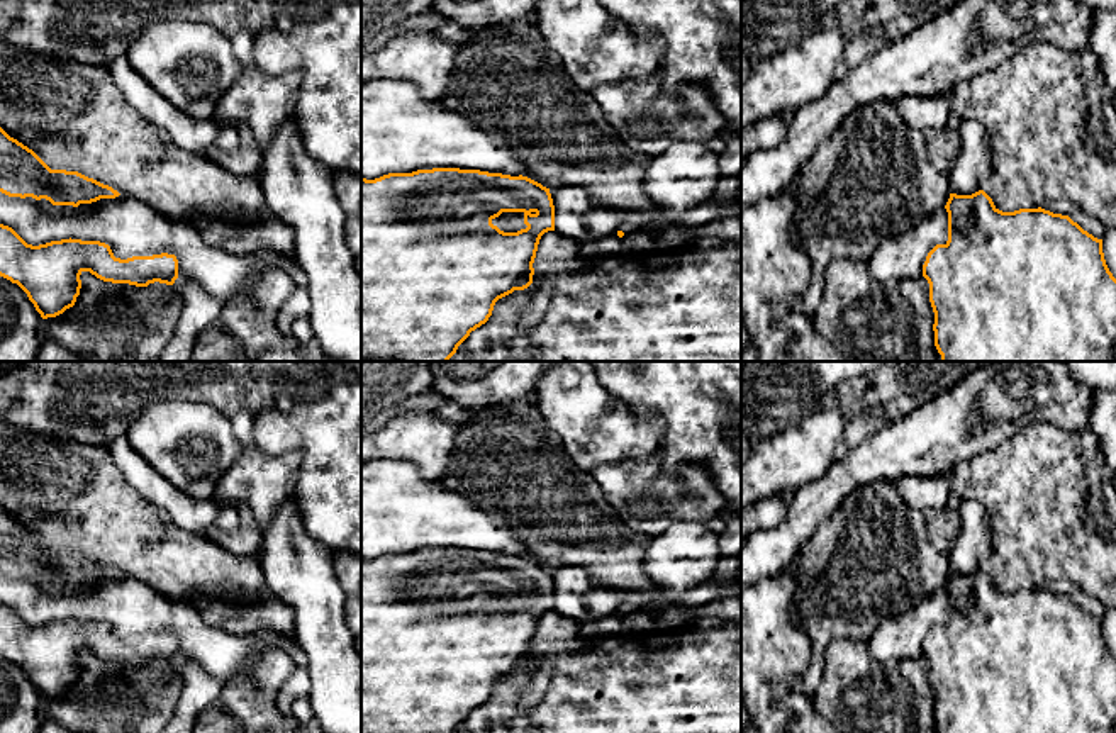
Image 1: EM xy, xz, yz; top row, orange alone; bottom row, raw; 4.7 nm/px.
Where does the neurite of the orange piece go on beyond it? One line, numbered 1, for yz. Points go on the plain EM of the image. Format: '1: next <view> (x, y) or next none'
1: next none

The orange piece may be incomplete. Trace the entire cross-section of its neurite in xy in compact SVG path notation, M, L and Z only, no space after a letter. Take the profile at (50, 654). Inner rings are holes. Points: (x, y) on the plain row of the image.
M0 604L0 657L17 663L42 699L75 685L83 652L112 663L173 665L178 640L168 633L120 640L105 623L71 618L32 626L12 607Z

